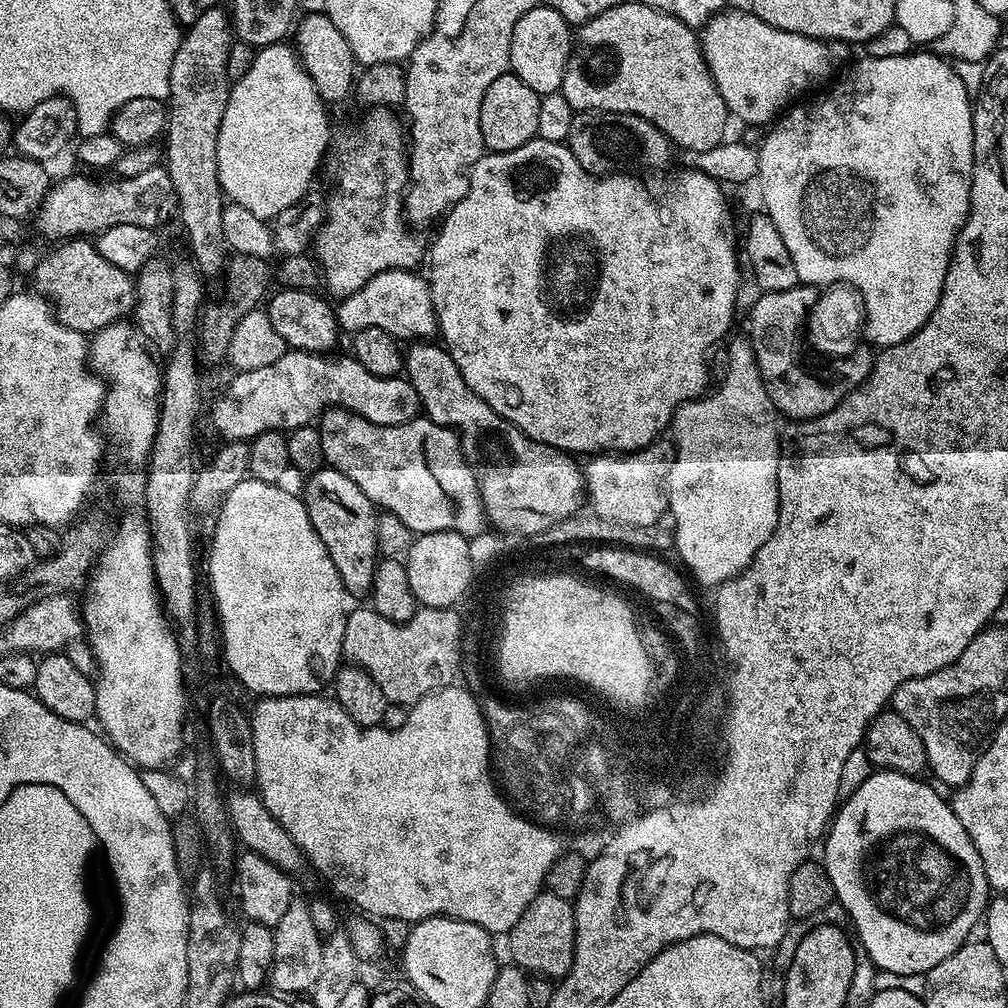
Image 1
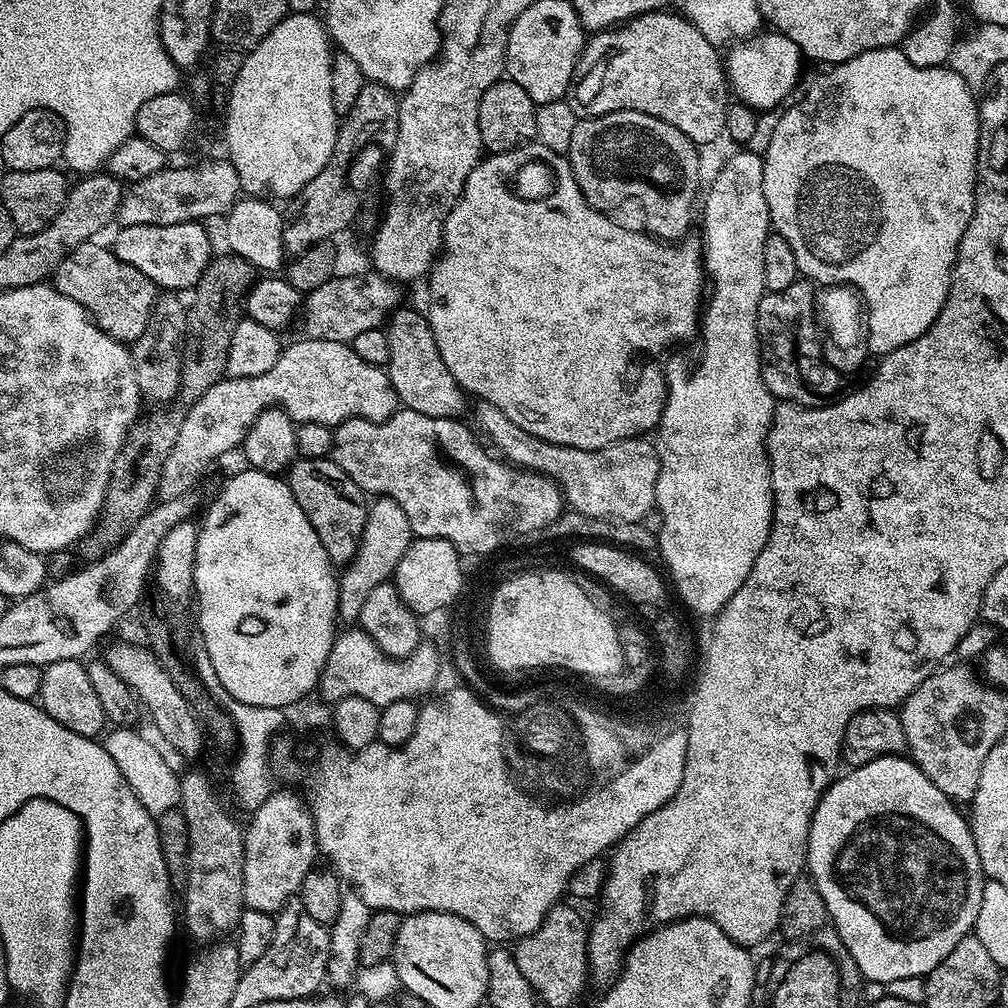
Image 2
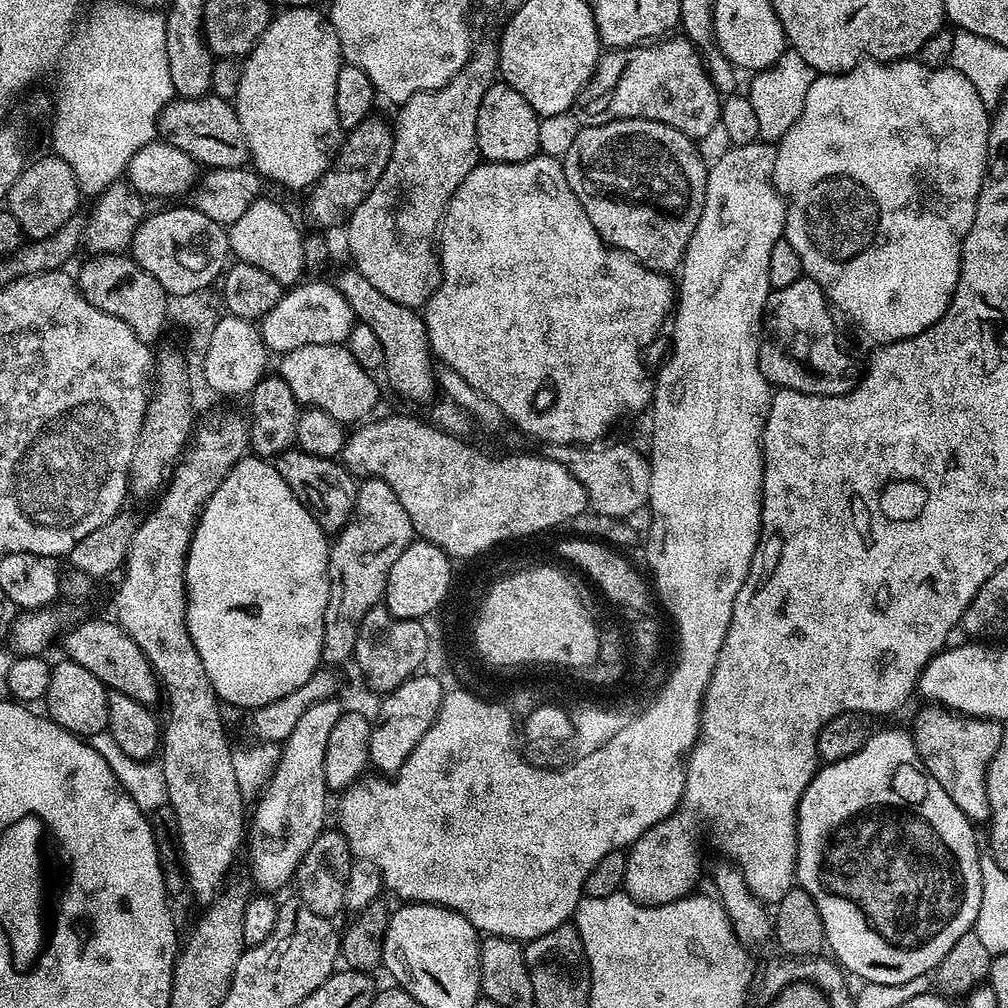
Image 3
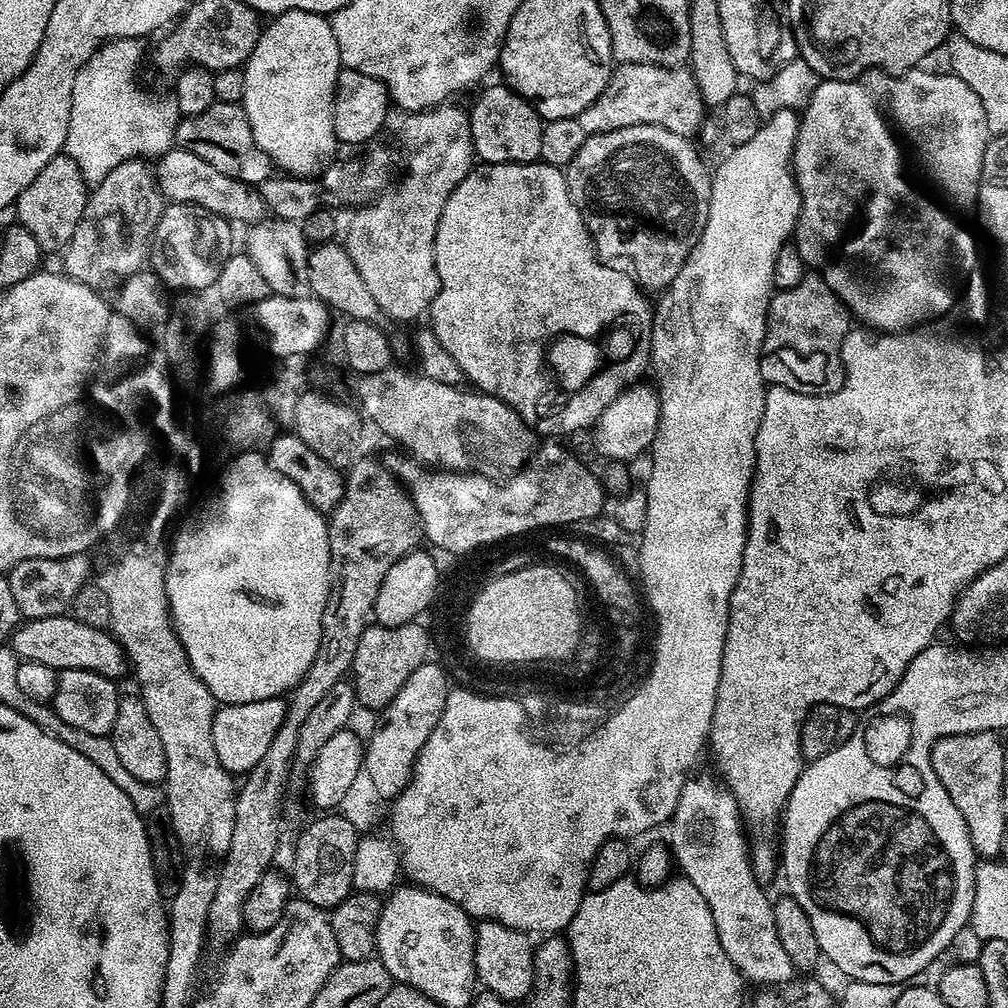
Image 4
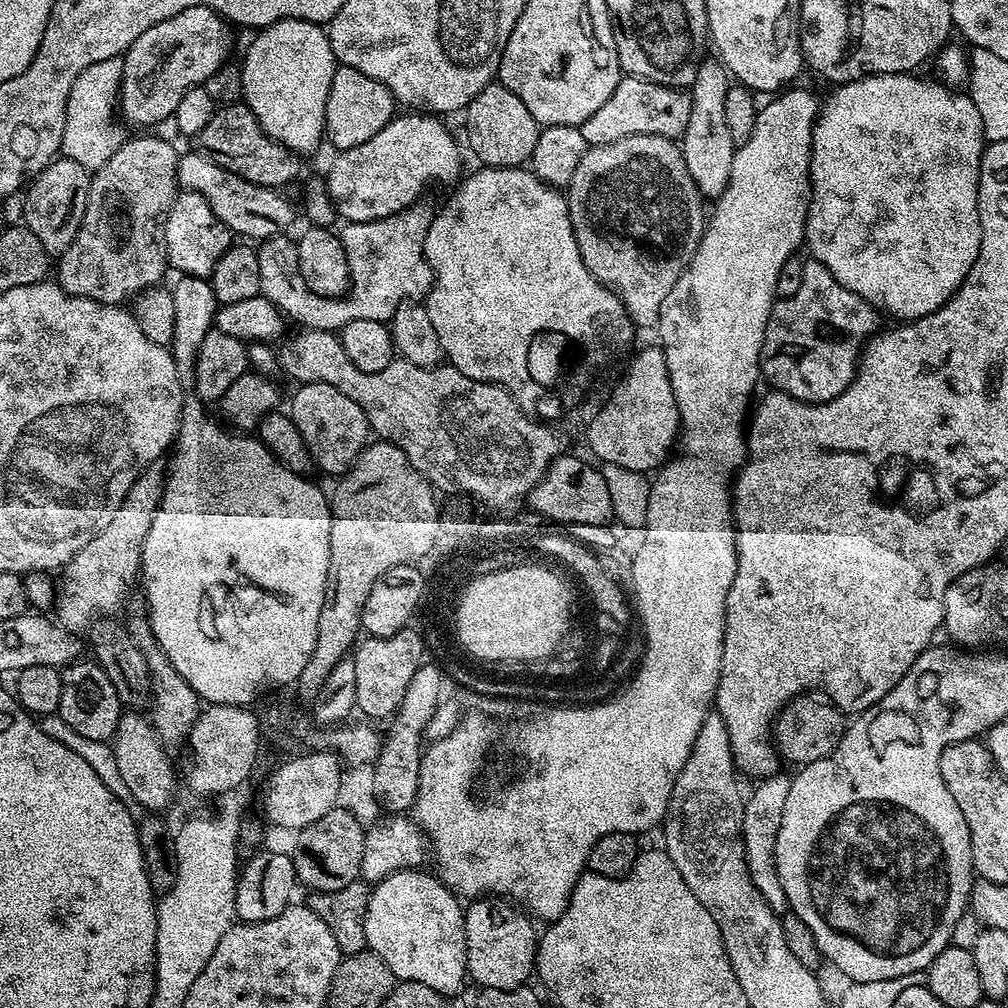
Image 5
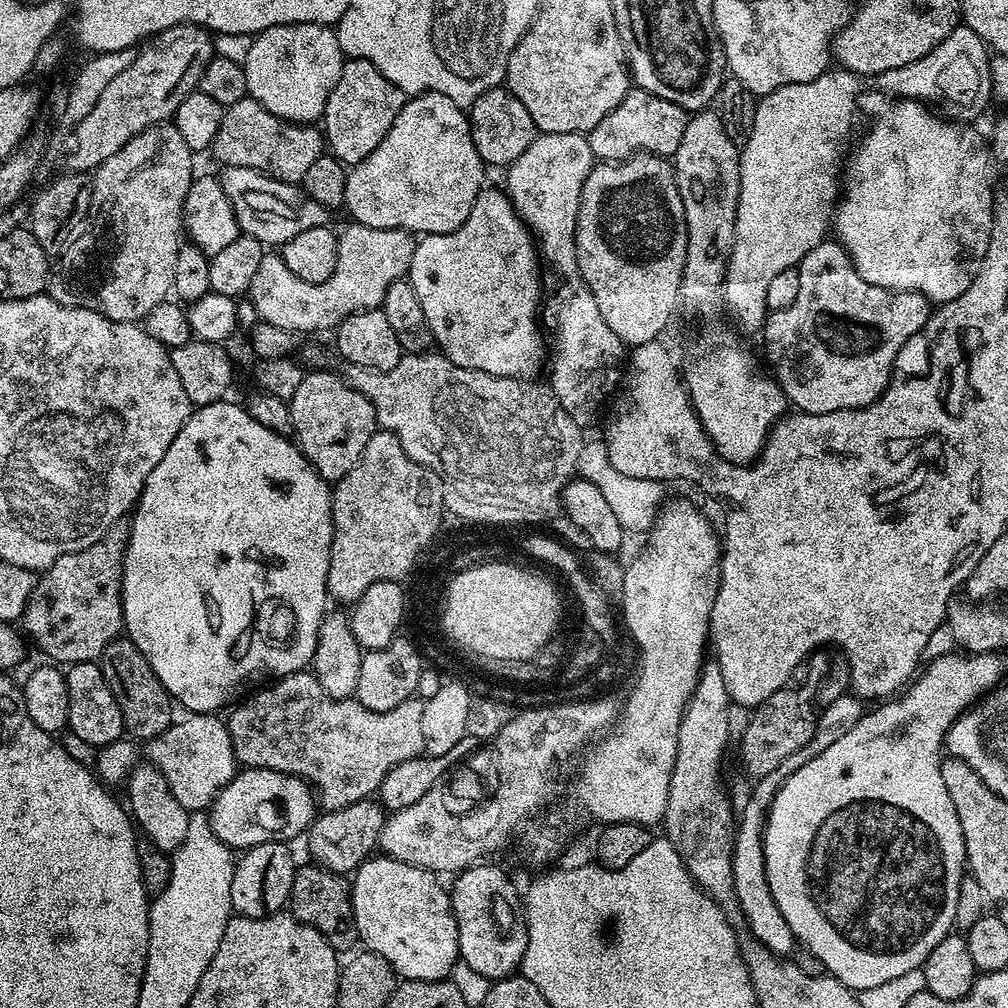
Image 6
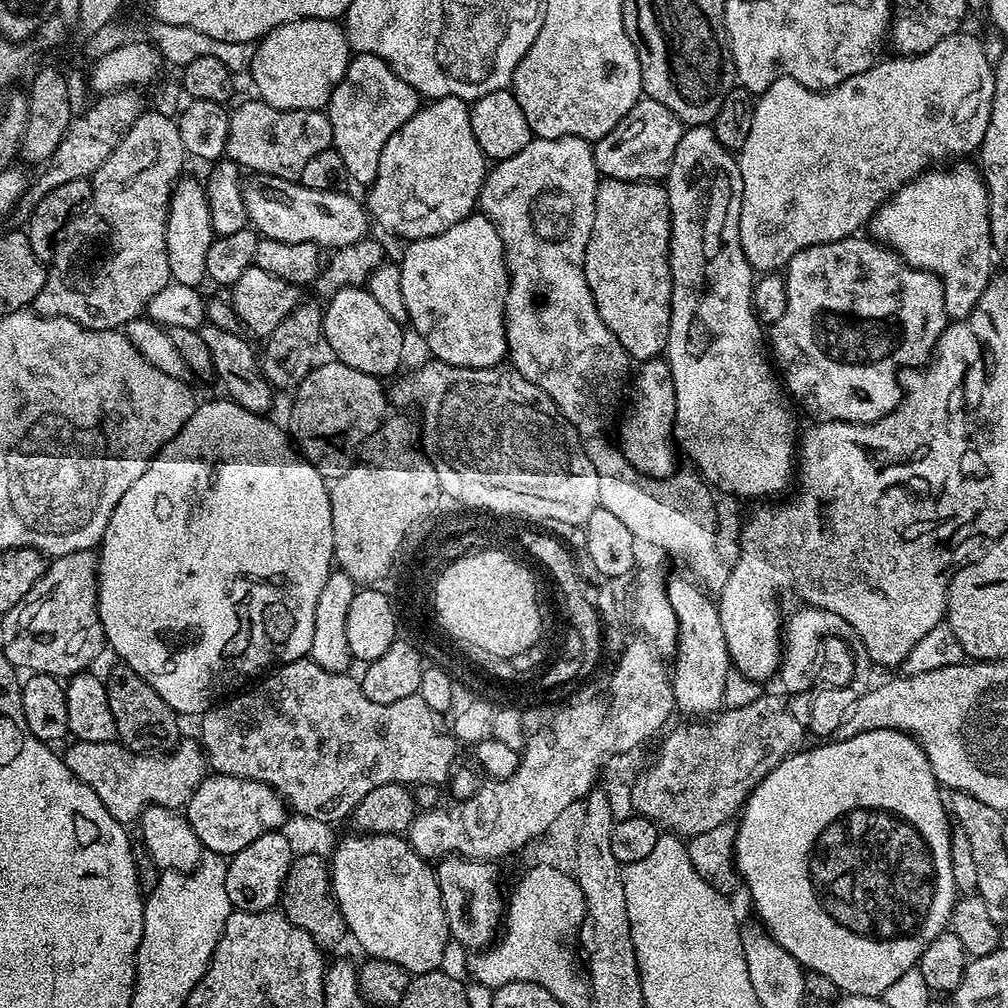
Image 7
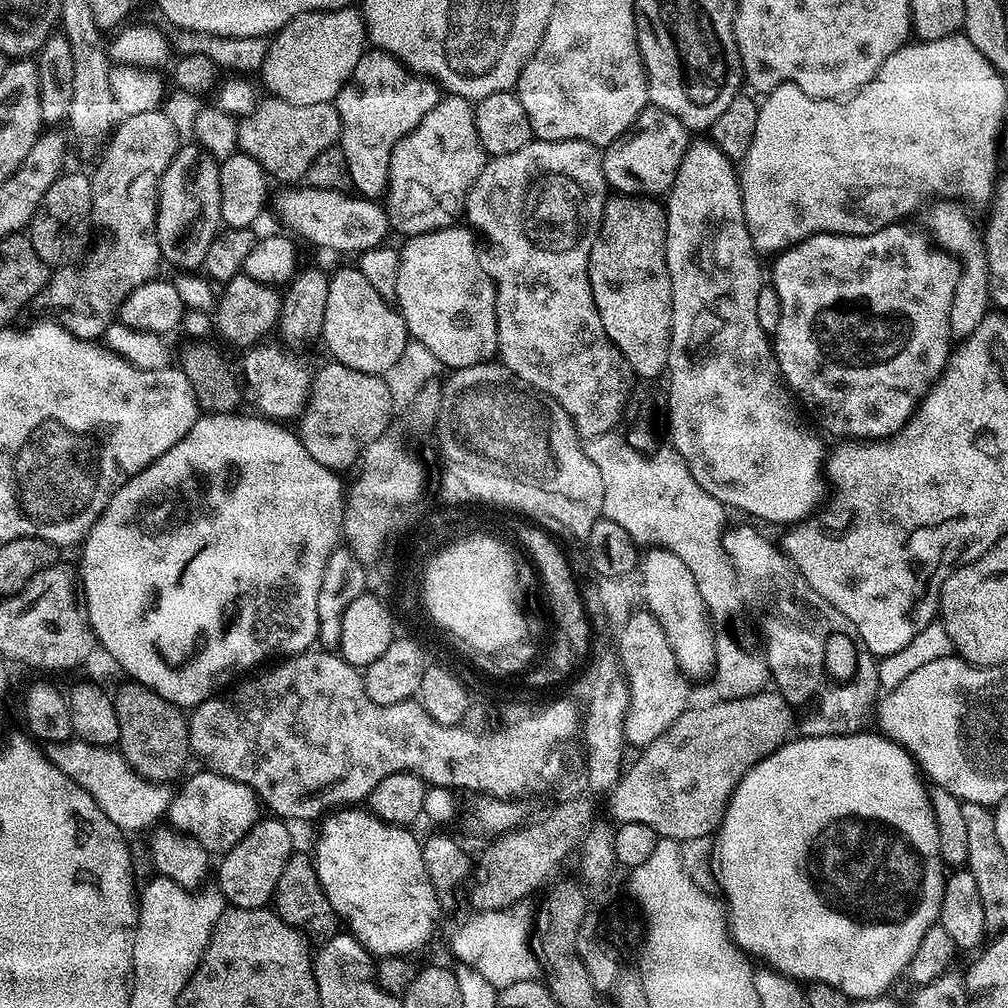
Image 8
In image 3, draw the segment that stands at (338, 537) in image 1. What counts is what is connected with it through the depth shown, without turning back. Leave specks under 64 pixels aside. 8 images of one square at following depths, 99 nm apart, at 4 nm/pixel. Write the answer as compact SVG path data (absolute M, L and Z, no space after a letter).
M295 446L287 448L275 457L274 463L278 474L282 474L286 486L294 490L298 502L306 506L314 522L318 522L318 526L325 534L335 534L346 526L346 522L352 517L352 508L356 505L358 480L343 463L335 459L327 460L314 454L306 454Z

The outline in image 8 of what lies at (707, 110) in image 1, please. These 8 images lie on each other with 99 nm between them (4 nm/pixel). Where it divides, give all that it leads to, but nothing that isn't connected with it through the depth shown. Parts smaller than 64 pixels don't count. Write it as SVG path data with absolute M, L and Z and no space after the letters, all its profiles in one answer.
M655 106L643 108L638 118L612 144L603 149L604 180L613 193L621 196L638 196L641 198L660 198L671 188L678 174L678 166L686 154L690 143L689 129L674 114Z

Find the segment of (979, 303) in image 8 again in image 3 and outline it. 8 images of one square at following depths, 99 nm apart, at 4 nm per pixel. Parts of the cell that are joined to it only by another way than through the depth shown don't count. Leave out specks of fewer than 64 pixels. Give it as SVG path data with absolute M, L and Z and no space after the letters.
M905 58L891 62L867 59L854 65L848 72L817 75L816 81L813 82L810 90L806 93L806 102L805 106L802 107L801 116L786 130L784 136L781 136L775 145L776 161L774 162L774 170L772 171L772 182L776 185L776 189L778 189L780 195L784 197L784 202L788 209L788 213L784 219L783 239L788 240L790 246L794 246L794 251L798 253L798 258L802 258L804 275L811 278L814 282L818 282L818 286L824 288L824 295L828 297L829 301L837 309L840 307L854 323L861 324L868 331L869 338L876 340L875 343L877 345L889 344L895 340L905 340L914 334L922 334L927 328L934 326L934 322L941 320L944 313L948 311L948 307L952 301L952 292L956 288L958 281L960 281L960 259L962 258L962 250L964 249L964 239L976 217L978 198L984 185L984 173L988 171L990 110L982 102L982 98L978 98L978 90L974 90L973 84L970 83L970 78L966 78L966 74L962 74L957 68L951 66L945 66L945 68L927 68L926 65L919 64L918 61L919 59L916 58Z

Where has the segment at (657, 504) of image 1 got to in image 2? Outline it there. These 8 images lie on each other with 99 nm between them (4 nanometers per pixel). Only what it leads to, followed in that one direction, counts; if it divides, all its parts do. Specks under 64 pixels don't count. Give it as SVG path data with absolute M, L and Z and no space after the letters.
M476 400L474 406L476 409L473 410L472 416L476 419L475 427L479 429L482 436L484 431L483 439L507 463L517 469L539 472L556 481L571 511L581 512L590 518L640 522L647 512L655 509L656 483L660 469L655 443L648 441L647 444L647 439L633 438L617 440L610 446L595 448L592 452L571 448L546 442L522 430L522 426L510 422L510 418L506 418L506 414L502 414L502 410L498 410L498 406L490 402Z

